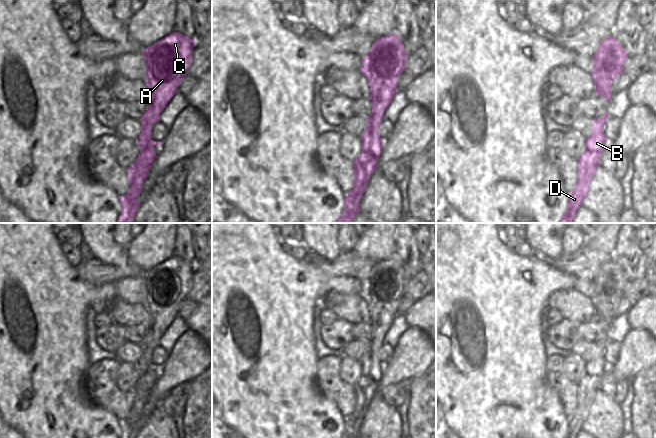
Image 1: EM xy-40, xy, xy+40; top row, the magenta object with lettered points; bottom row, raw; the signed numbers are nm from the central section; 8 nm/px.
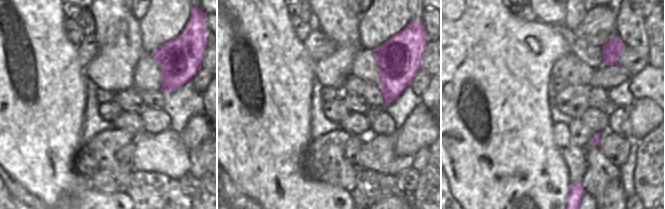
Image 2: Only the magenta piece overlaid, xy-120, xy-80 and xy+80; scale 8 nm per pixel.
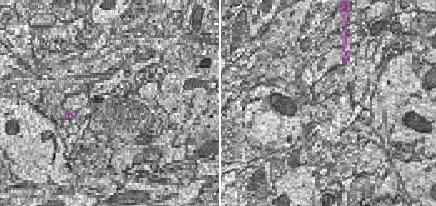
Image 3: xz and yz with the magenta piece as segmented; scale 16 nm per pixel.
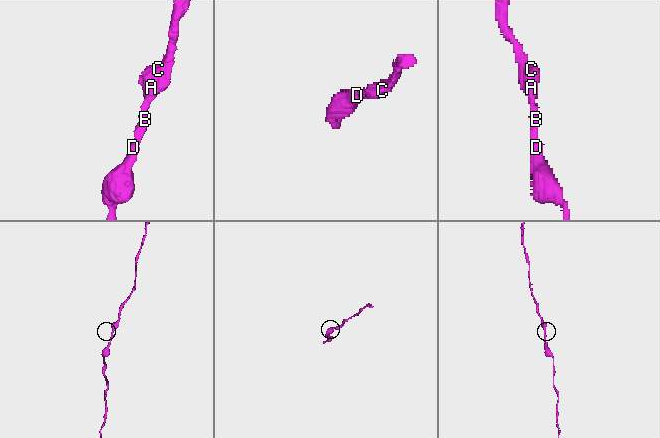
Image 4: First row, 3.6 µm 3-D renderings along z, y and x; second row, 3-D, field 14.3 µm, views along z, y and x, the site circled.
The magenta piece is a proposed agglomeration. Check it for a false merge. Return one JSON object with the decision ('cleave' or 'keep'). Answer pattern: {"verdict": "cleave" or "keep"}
{"verdict": "keep"}

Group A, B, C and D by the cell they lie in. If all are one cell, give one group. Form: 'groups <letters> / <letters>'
groups A B C D

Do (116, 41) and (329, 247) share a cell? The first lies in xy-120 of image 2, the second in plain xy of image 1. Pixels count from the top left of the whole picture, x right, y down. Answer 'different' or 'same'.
same

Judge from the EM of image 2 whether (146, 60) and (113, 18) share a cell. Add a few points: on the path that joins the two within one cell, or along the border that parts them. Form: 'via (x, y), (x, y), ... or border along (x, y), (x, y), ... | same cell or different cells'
border along (145, 51), (135, 66), (133, 77) | different cells

